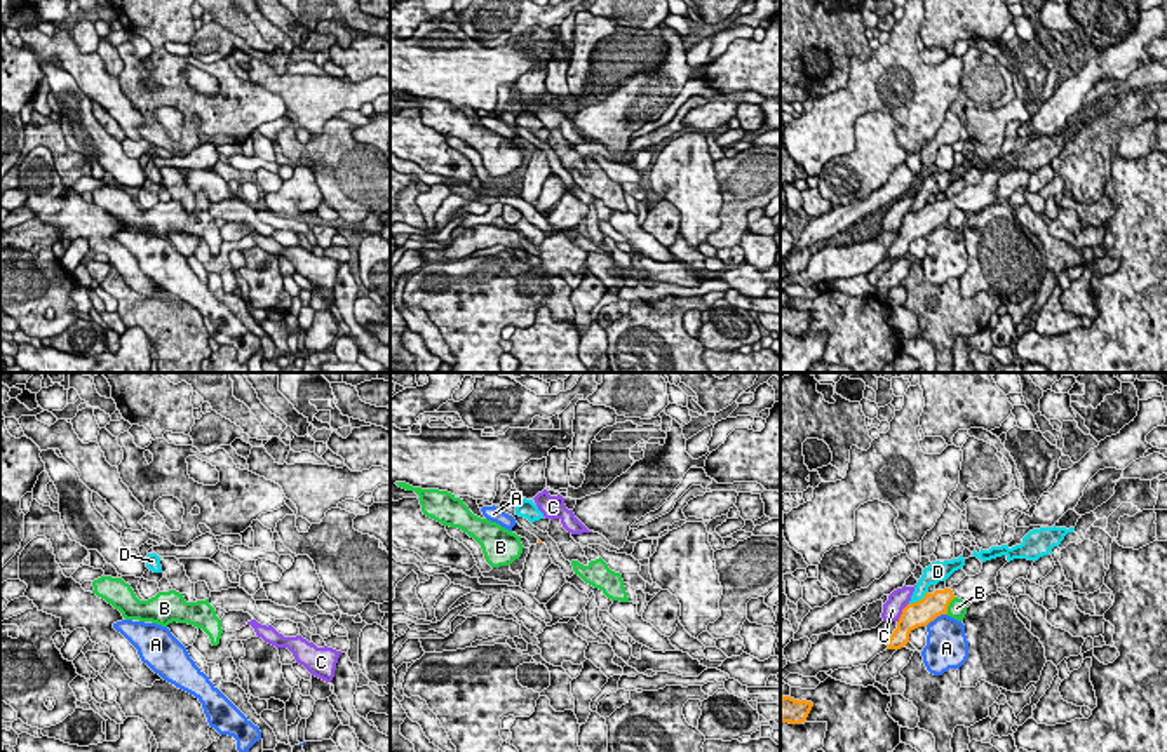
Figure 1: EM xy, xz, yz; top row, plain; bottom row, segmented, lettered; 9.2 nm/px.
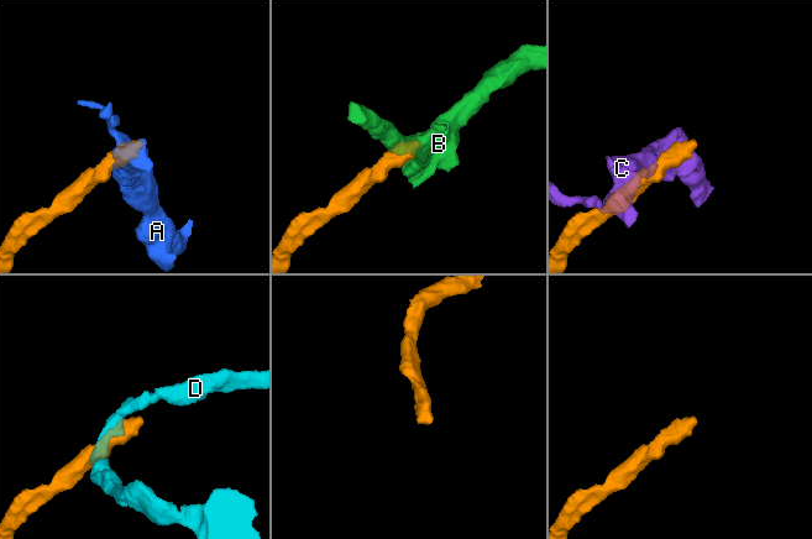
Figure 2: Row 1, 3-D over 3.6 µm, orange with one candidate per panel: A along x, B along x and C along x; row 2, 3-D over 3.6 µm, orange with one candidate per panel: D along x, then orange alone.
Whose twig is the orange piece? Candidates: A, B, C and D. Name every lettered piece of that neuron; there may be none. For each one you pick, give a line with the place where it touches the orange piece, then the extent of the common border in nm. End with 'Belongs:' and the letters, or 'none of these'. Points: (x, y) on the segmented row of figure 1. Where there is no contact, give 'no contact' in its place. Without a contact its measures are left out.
Belongs: none of these

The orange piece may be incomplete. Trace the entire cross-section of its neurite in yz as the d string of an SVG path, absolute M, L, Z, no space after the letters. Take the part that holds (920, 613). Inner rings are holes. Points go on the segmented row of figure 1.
M1007 555L982 562L982 569L975 576L965 576L951 588L925 594L918 602L907 604L897 621L897 628L888 639L887 649L901 649L909 642L909 634L918 627L927 627L941 614L948 614L949 602L958 597L961 601L979 602L984 597L996 594L998 571L1007 564Z

